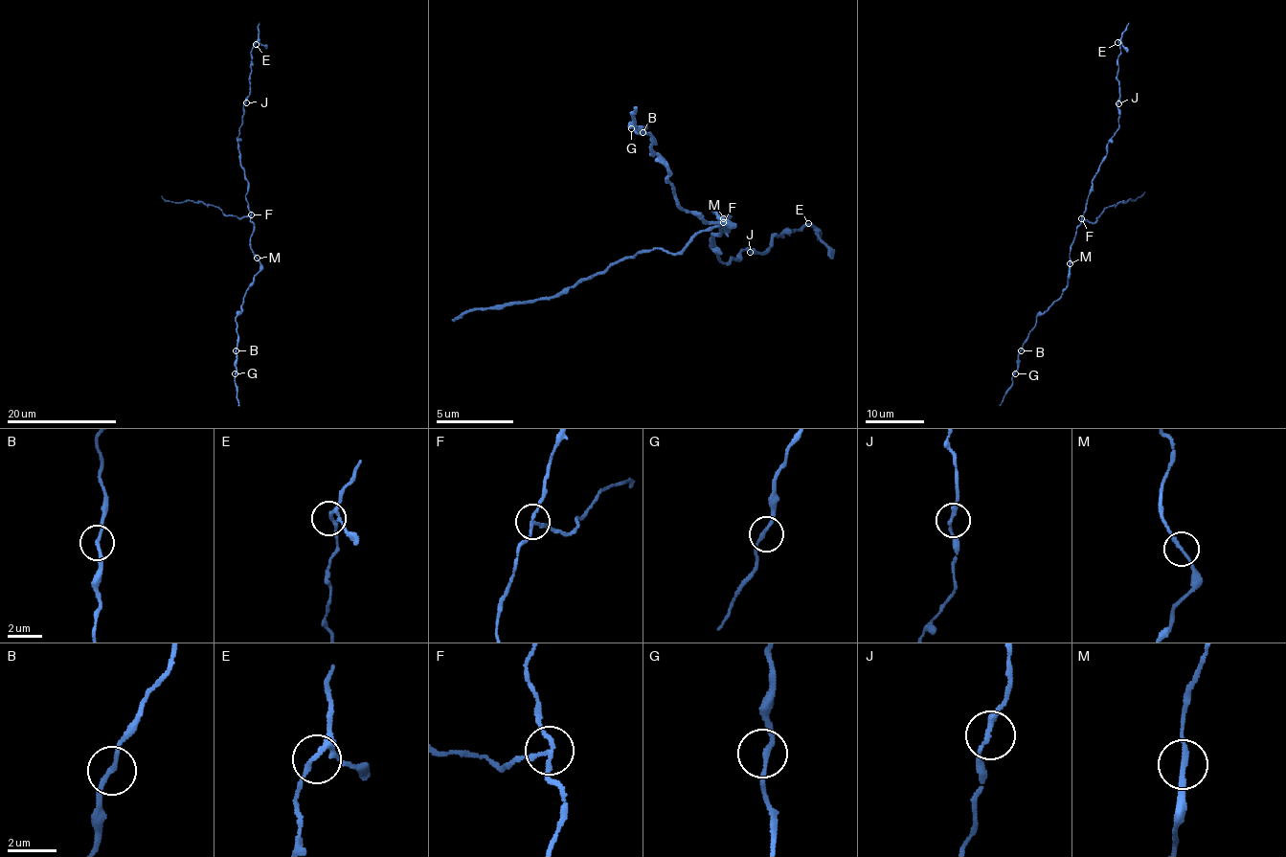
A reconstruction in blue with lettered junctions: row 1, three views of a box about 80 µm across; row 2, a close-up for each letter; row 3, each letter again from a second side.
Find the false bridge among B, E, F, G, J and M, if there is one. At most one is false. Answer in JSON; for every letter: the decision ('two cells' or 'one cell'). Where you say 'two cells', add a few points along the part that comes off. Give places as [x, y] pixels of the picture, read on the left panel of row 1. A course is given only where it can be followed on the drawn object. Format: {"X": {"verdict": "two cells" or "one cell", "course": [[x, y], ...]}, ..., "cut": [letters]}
{"B": {"verdict": "one cell"}, "E": {"verdict": "one cell"}, "F": {"verdict": "two cells", "course": [[250, 215], [238, 218], [224, 214], [217, 207], [195, 202], [173, 203], [165, 200], [161, 195]]}, "G": {"verdict": "one cell"}, "J": {"verdict": "one cell"}, "M": {"verdict": "one cell"}, "cut": ["F"]}

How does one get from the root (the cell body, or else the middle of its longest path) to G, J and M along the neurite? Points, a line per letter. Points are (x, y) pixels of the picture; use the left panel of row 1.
G: (250, 219), (254, 231), (250, 246), (259, 261), (259, 271), (236, 317), (237, 337), (235, 373)
J: (250, 219), (245, 198), (248, 181), (242, 169), (237, 139), (246, 102)
M: (250, 219), (254, 231), (250, 246), (257, 258)

